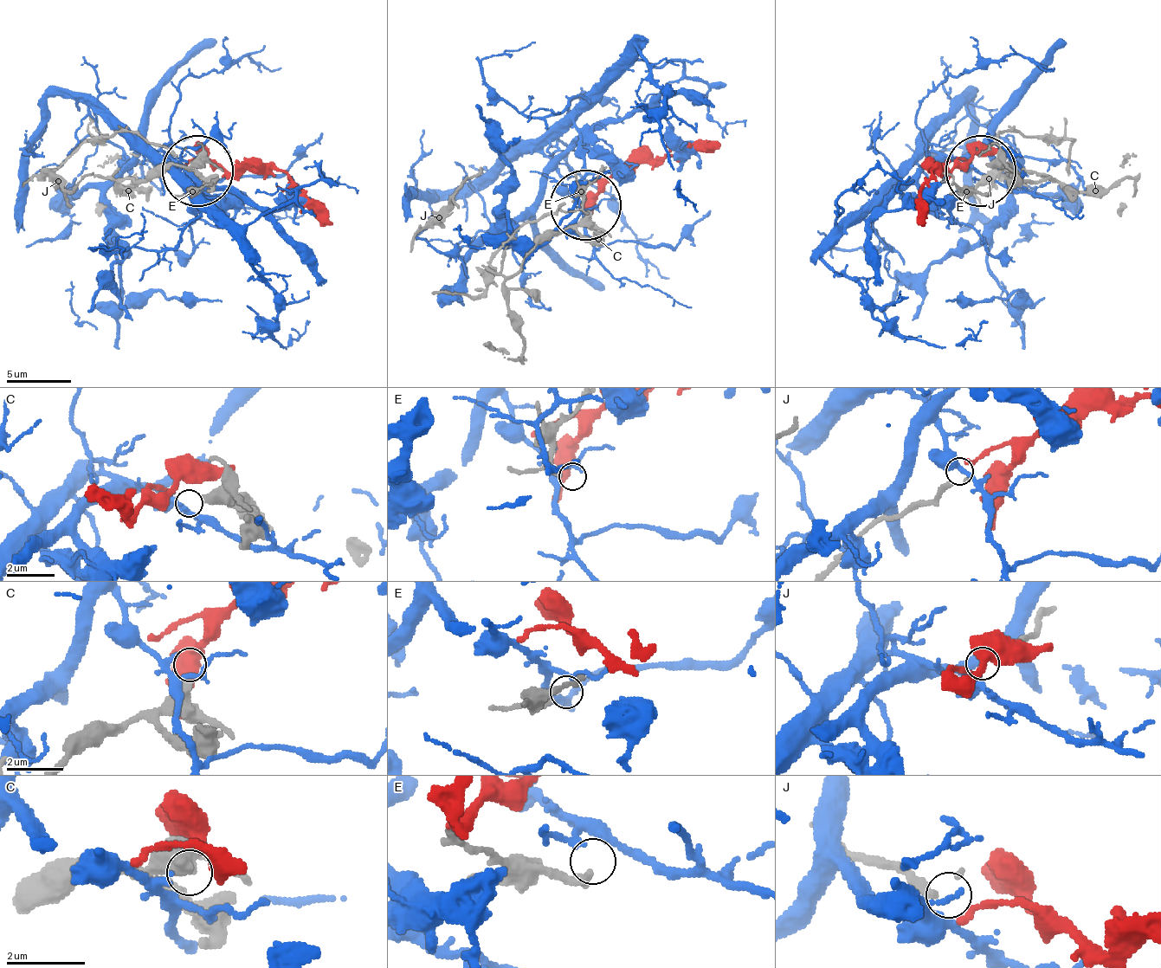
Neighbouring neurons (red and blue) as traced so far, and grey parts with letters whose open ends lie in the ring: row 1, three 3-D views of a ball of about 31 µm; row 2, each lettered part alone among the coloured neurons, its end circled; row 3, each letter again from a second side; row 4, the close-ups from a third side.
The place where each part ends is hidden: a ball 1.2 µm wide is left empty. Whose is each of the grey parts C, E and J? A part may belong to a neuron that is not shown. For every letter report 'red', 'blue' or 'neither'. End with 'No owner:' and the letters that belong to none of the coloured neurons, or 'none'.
C: neither
E: neither
J: neither
No owner: C, E, J

